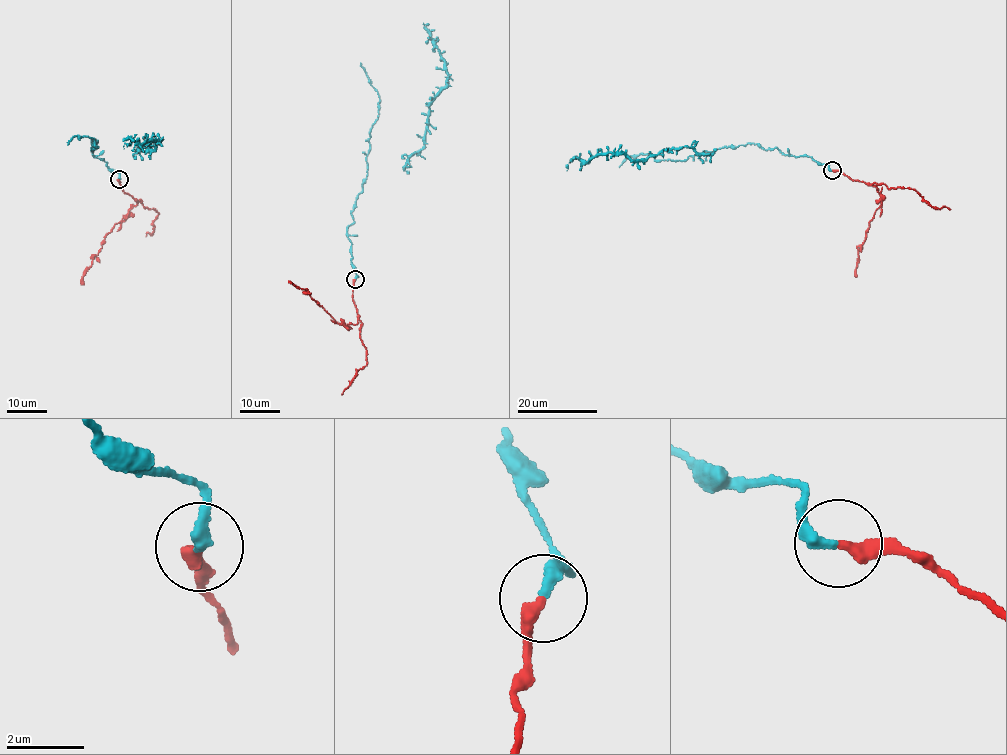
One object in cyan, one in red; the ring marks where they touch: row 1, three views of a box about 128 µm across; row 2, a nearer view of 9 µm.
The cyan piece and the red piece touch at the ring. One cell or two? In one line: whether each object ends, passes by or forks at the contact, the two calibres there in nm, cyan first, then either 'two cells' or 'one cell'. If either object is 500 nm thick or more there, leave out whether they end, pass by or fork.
cyan ends | red ends | 300/360 nm | two cells

